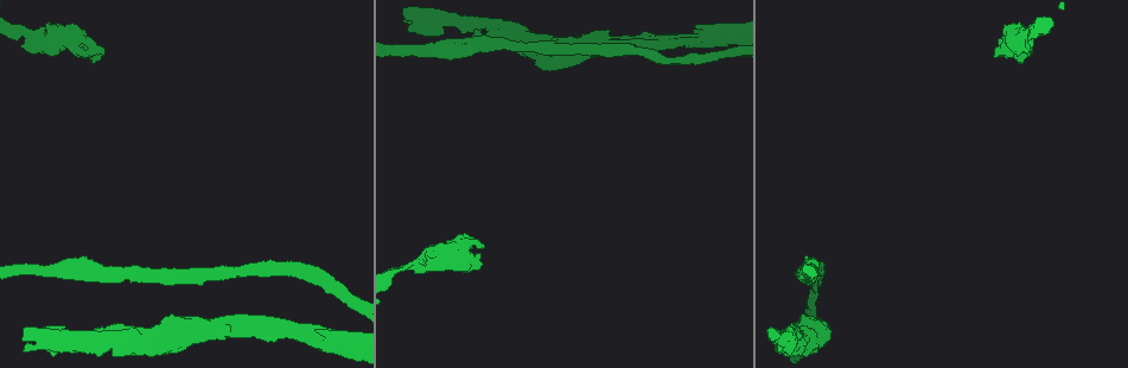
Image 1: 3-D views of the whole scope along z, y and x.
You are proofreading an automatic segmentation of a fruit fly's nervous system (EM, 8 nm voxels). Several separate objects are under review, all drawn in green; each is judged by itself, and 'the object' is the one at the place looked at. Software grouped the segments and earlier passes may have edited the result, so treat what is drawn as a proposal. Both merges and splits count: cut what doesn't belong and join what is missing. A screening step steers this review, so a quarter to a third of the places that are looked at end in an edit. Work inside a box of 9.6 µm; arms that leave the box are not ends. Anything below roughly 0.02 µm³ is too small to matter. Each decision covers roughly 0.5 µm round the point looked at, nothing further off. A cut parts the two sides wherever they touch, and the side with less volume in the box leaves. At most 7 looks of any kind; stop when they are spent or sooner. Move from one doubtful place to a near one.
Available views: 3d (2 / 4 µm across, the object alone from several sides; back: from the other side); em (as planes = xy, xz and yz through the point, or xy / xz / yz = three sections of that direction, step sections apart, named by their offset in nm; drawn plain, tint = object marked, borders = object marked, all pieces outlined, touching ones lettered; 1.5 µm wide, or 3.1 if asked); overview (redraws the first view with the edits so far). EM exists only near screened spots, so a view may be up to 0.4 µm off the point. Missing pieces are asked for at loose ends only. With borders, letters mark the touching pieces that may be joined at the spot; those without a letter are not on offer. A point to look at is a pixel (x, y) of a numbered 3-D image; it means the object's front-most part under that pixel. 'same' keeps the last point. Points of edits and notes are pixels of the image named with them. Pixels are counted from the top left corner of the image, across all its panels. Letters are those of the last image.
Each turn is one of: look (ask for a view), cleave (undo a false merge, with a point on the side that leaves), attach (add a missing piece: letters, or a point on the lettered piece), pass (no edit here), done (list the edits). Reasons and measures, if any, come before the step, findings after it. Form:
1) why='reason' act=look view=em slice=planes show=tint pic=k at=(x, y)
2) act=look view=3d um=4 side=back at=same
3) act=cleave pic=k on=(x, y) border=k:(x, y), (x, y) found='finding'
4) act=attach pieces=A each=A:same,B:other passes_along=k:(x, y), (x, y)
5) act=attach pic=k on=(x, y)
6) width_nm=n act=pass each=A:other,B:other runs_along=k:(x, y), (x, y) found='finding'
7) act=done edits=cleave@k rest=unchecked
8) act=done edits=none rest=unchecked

why='branch point' act=look view=3d um=4 pic=1 at=(108, 342)

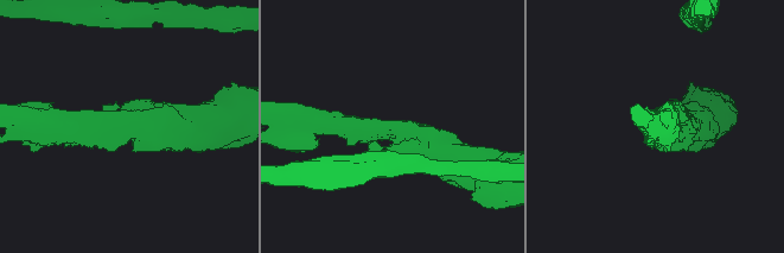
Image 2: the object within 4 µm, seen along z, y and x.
why='need the tissue' act=look view=em slice=planes show=tint pic=2 at=(128, 126)

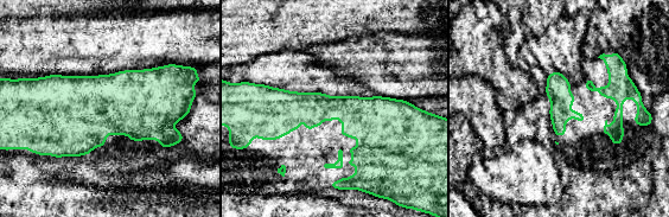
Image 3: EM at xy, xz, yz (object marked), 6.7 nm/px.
act=look view=em slice=planes show=borders at=same

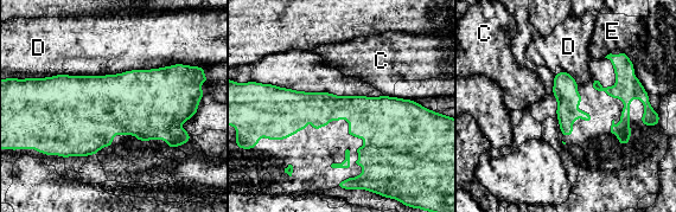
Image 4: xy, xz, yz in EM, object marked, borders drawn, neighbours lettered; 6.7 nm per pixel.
longest_contact=D:1000nm act=pass each=C:other,D:other,E:other border=4:(184, 64), (38, 78) found='all the same neuron'

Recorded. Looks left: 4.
why='thick end' act=look view=3d um=4 pic=1 at=(779, 352)

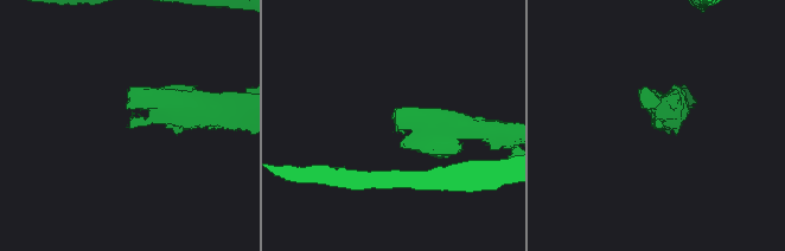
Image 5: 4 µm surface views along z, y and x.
why='need the tissue' act=look view=em slice=xy step=8 show=tint pic=5 at=(128, 127)

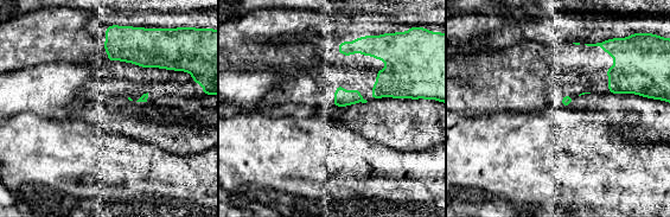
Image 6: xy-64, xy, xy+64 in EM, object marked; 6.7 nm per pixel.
why='another direction' act=look view=em slice=yz step=4 show=borders at=same

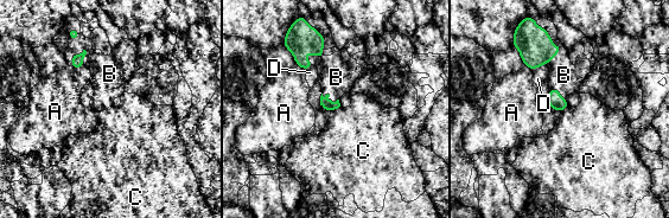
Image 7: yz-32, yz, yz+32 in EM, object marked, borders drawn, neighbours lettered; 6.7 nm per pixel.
act=attach pieces=B each=A:other,B:same,C:other,D:other found='it goes on there'

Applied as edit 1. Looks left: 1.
act=done edits=attach@7 rest=unchecked

